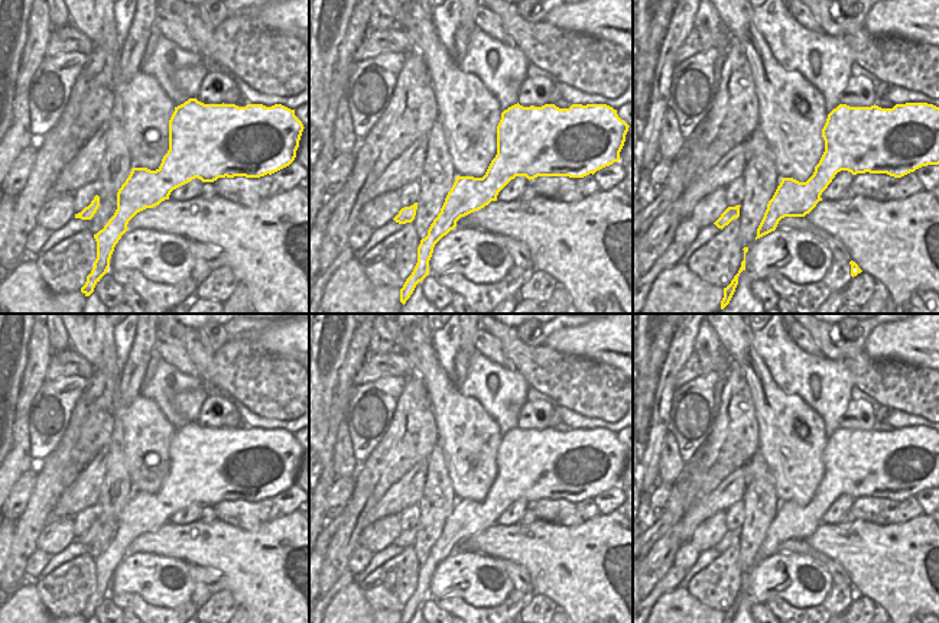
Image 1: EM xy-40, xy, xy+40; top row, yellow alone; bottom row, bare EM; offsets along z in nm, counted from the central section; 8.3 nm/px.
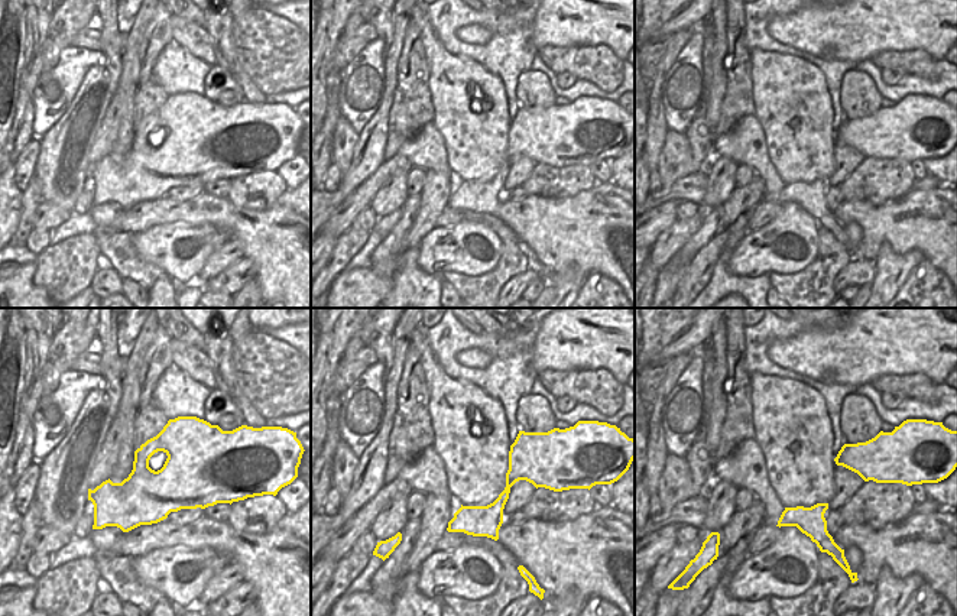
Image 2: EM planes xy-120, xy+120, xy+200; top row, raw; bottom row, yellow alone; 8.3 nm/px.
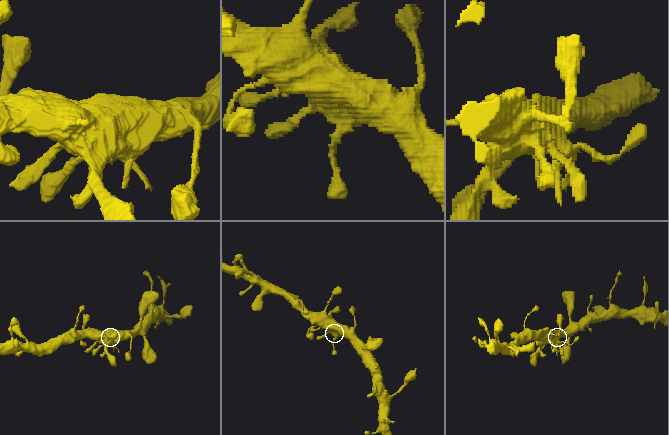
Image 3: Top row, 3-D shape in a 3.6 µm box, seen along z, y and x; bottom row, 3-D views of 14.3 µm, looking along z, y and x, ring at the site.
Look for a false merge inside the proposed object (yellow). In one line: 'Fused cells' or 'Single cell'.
Single cell

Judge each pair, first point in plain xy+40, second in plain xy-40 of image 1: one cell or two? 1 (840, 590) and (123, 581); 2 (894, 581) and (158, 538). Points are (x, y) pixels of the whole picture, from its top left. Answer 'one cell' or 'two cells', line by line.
1: two cells
2: one cell

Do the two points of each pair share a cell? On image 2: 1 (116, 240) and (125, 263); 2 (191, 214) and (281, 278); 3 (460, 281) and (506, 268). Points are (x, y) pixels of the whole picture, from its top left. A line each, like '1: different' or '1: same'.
1: same
2: same
3: same

